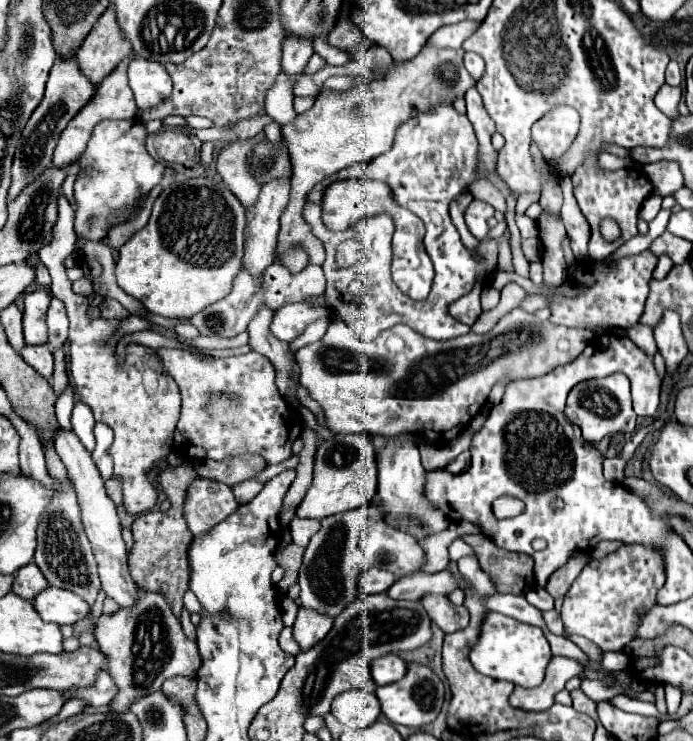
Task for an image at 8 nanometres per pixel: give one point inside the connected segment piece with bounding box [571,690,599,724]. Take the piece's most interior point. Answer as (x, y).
(581, 703)

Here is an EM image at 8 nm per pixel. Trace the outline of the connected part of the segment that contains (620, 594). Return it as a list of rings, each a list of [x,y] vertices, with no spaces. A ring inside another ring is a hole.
[[[627,544],[601,560],[593,558],[565,594],[561,608],[565,636],[583,636],[595,642],[603,652],[623,650],[629,644],[633,630],[637,628],[637,610],[655,604],[655,594],[663,582],[665,572],[661,558],[643,546]]]

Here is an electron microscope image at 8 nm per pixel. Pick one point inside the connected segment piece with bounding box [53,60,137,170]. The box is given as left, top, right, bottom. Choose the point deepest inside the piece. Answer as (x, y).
(111, 101)

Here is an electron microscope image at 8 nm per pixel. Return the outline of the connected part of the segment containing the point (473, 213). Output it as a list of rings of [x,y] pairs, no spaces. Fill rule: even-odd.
[[[473,200],[469,208],[465,210],[465,224],[469,232],[477,238],[479,242],[489,241],[488,234],[490,227],[488,220],[495,214],[495,209],[481,200]]]

